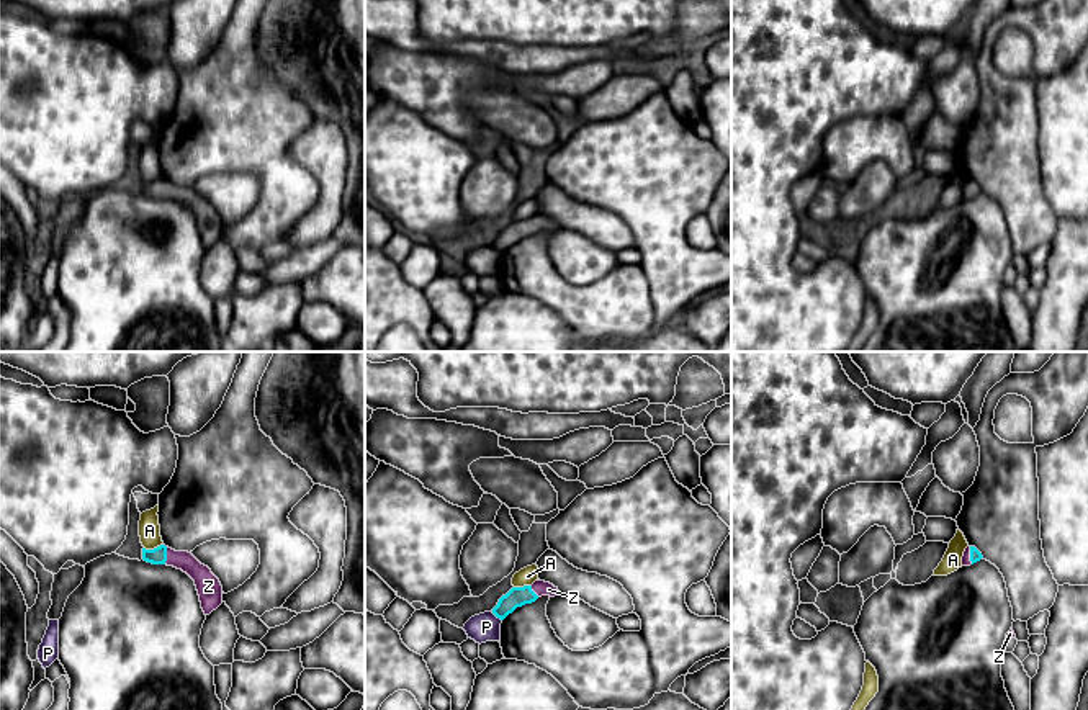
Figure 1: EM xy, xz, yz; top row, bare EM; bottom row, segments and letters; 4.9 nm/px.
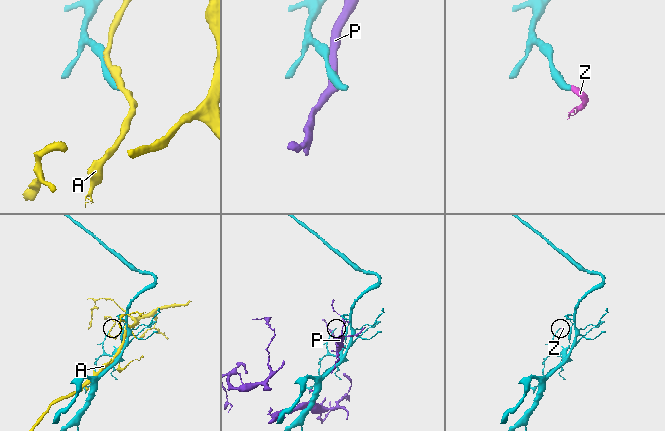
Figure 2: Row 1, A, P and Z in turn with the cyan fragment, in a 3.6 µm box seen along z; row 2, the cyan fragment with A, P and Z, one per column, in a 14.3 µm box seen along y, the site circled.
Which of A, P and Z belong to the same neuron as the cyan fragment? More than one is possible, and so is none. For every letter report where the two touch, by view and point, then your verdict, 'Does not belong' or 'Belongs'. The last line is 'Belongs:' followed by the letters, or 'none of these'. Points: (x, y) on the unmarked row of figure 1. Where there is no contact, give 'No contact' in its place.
A: Touches cyan at xy (154, 182). Does not belong
P: Touches cyan at xz (496, 249). Does not belong
Z: Touches cyan at xy (166, 188). Belongs
Belongs: Z

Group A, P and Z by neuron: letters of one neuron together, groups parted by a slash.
A / P / Z

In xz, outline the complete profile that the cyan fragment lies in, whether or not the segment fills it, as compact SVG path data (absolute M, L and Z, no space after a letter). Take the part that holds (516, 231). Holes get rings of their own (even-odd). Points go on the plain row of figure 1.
M535 214L532 219L512 221L506 229L502 229L497 239L492 242L492 247L504 254L517 240L535 236L542 229L560 229L558 221L545 214Z

